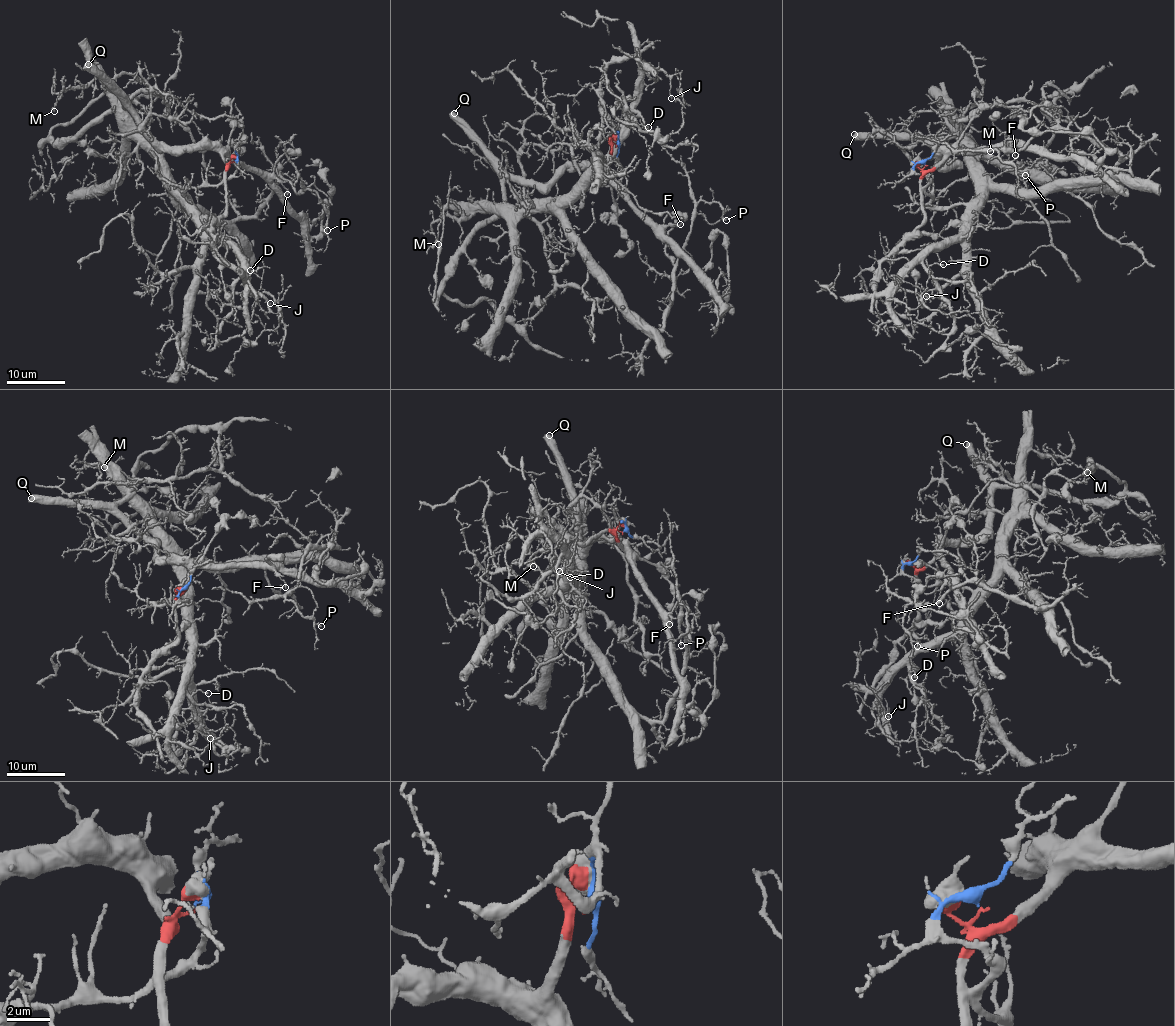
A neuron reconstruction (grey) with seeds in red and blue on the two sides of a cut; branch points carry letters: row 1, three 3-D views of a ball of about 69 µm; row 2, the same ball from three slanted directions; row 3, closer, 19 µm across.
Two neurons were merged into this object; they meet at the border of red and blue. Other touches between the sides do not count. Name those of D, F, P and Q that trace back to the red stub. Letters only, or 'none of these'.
F, Q

